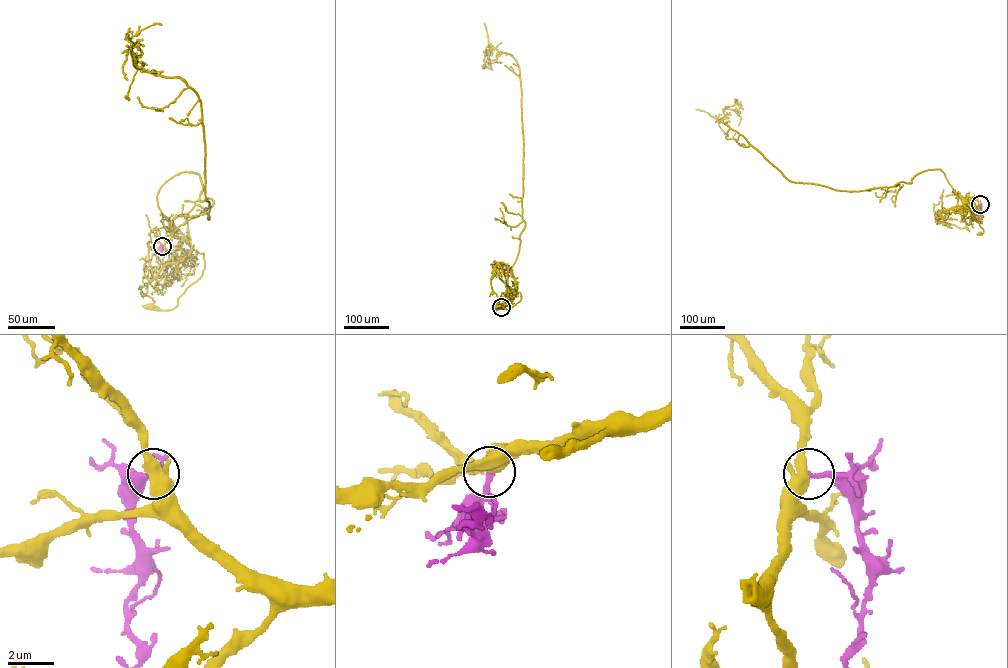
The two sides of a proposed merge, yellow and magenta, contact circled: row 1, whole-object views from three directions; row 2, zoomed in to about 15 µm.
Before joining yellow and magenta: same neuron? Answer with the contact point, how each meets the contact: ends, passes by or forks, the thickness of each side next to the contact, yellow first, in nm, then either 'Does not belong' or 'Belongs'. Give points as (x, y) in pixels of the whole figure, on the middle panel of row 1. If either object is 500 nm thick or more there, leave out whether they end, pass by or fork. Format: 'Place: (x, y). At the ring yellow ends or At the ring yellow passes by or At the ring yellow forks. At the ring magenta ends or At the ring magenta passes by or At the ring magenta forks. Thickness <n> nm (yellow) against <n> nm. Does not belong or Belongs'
Place: (501, 307). At the ring yellow forks. At the ring magenta ends. Thickness 400 nm (yellow) against 240 nm. Belongs

